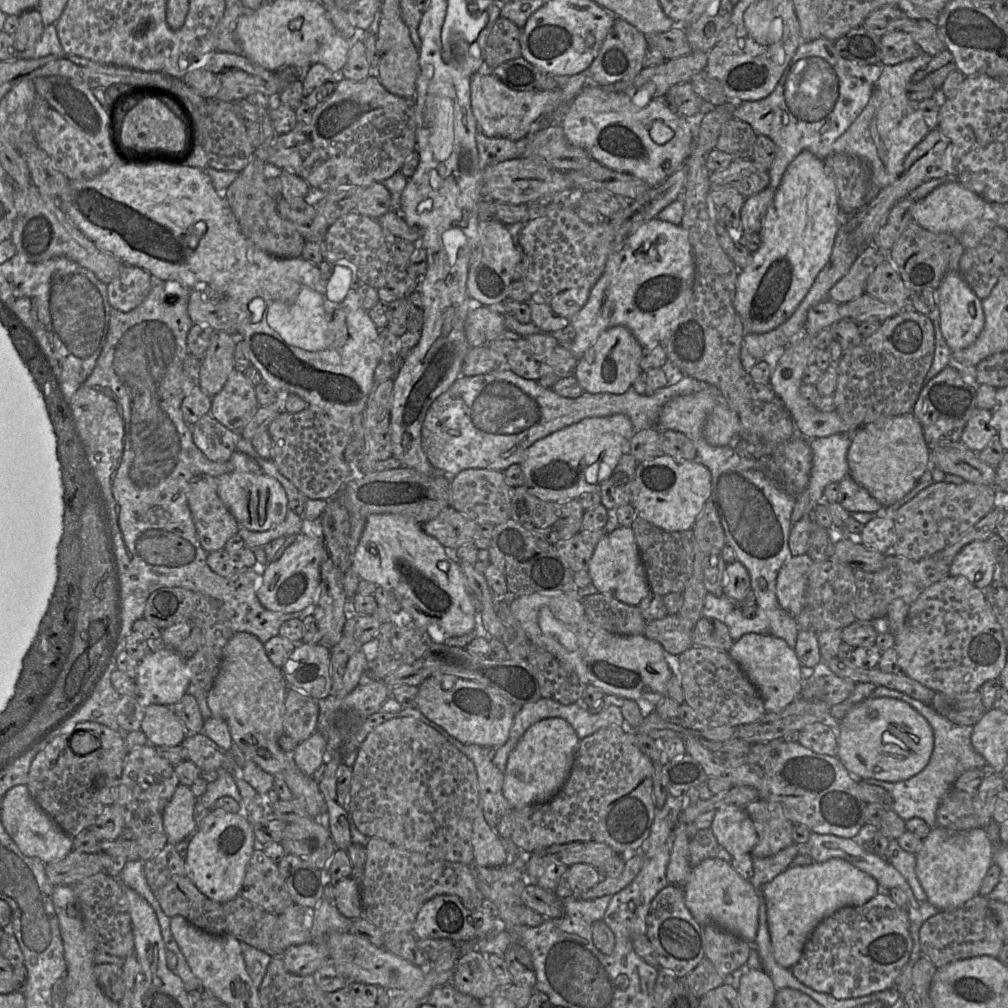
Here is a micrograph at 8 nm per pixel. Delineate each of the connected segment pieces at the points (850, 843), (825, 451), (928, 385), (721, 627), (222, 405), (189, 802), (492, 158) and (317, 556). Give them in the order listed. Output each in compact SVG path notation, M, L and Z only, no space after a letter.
M812 832L809 840L805 844L799 845L799 854L810 856L816 862L824 862L831 858L841 858L861 871L872 876L879 884L880 888L888 892L892 888L900 888L905 892L908 899L915 898L911 886L901 873L892 866L886 859L879 857L873 851L864 847L864 843L858 839L843 838L831 834L818 834Z
M836 433L825 437L816 437L809 439L812 450L812 467L809 482L806 488L796 497L791 524L795 524L804 515L811 514L813 519L813 510L817 504L823 503L825 487L832 482L840 482L849 475L849 466L847 462L847 452L852 441L853 433Z
M947 365L924 384L912 413L922 426L928 447L934 449L960 441L963 429L977 407L976 389L964 381L957 369Z
M701 617L692 629L693 646L728 652L734 640L726 624L716 618Z
M234 369L221 391L212 397L210 414L228 429L240 432L258 407L255 386Z
M179 784L163 812L167 842L176 845L196 830L194 820L196 802L197 798L191 788Z
M480 129L476 133L477 149L483 167L521 157L527 143L526 137L512 141L504 137L488 137Z
M299 533L278 560L267 563L257 590L261 604L270 611L281 613L299 612L308 606L315 608L320 587L320 567L328 557L323 538Z

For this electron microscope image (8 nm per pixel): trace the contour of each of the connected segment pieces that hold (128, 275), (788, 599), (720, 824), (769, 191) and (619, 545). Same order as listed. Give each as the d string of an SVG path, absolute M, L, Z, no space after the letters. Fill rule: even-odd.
M123 265L119 274L107 284L110 305L122 312L133 310L145 300L154 280L141 268Z
M807 554L791 556L779 570L776 582L777 599L781 607L793 617L803 608L812 562Z
M734 804L716 810L710 829L733 858L751 853L758 843L752 819L744 807Z
M767 187L745 199L741 208L741 231L760 233L764 218L771 205L776 189Z
M620 526L603 536L595 547L587 571L599 593L612 595L629 605L638 606L651 591L631 527Z

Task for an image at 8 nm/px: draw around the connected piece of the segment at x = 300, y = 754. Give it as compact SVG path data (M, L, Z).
M315 731L294 750L293 760L296 766L306 776L312 776L325 761L326 747L326 738L319 731Z

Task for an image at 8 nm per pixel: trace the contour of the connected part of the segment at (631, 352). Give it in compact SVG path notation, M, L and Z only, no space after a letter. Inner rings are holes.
M613 326L603 331L591 347L577 359L574 376L589 393L622 394L630 389L641 374L643 346L625 326Z

